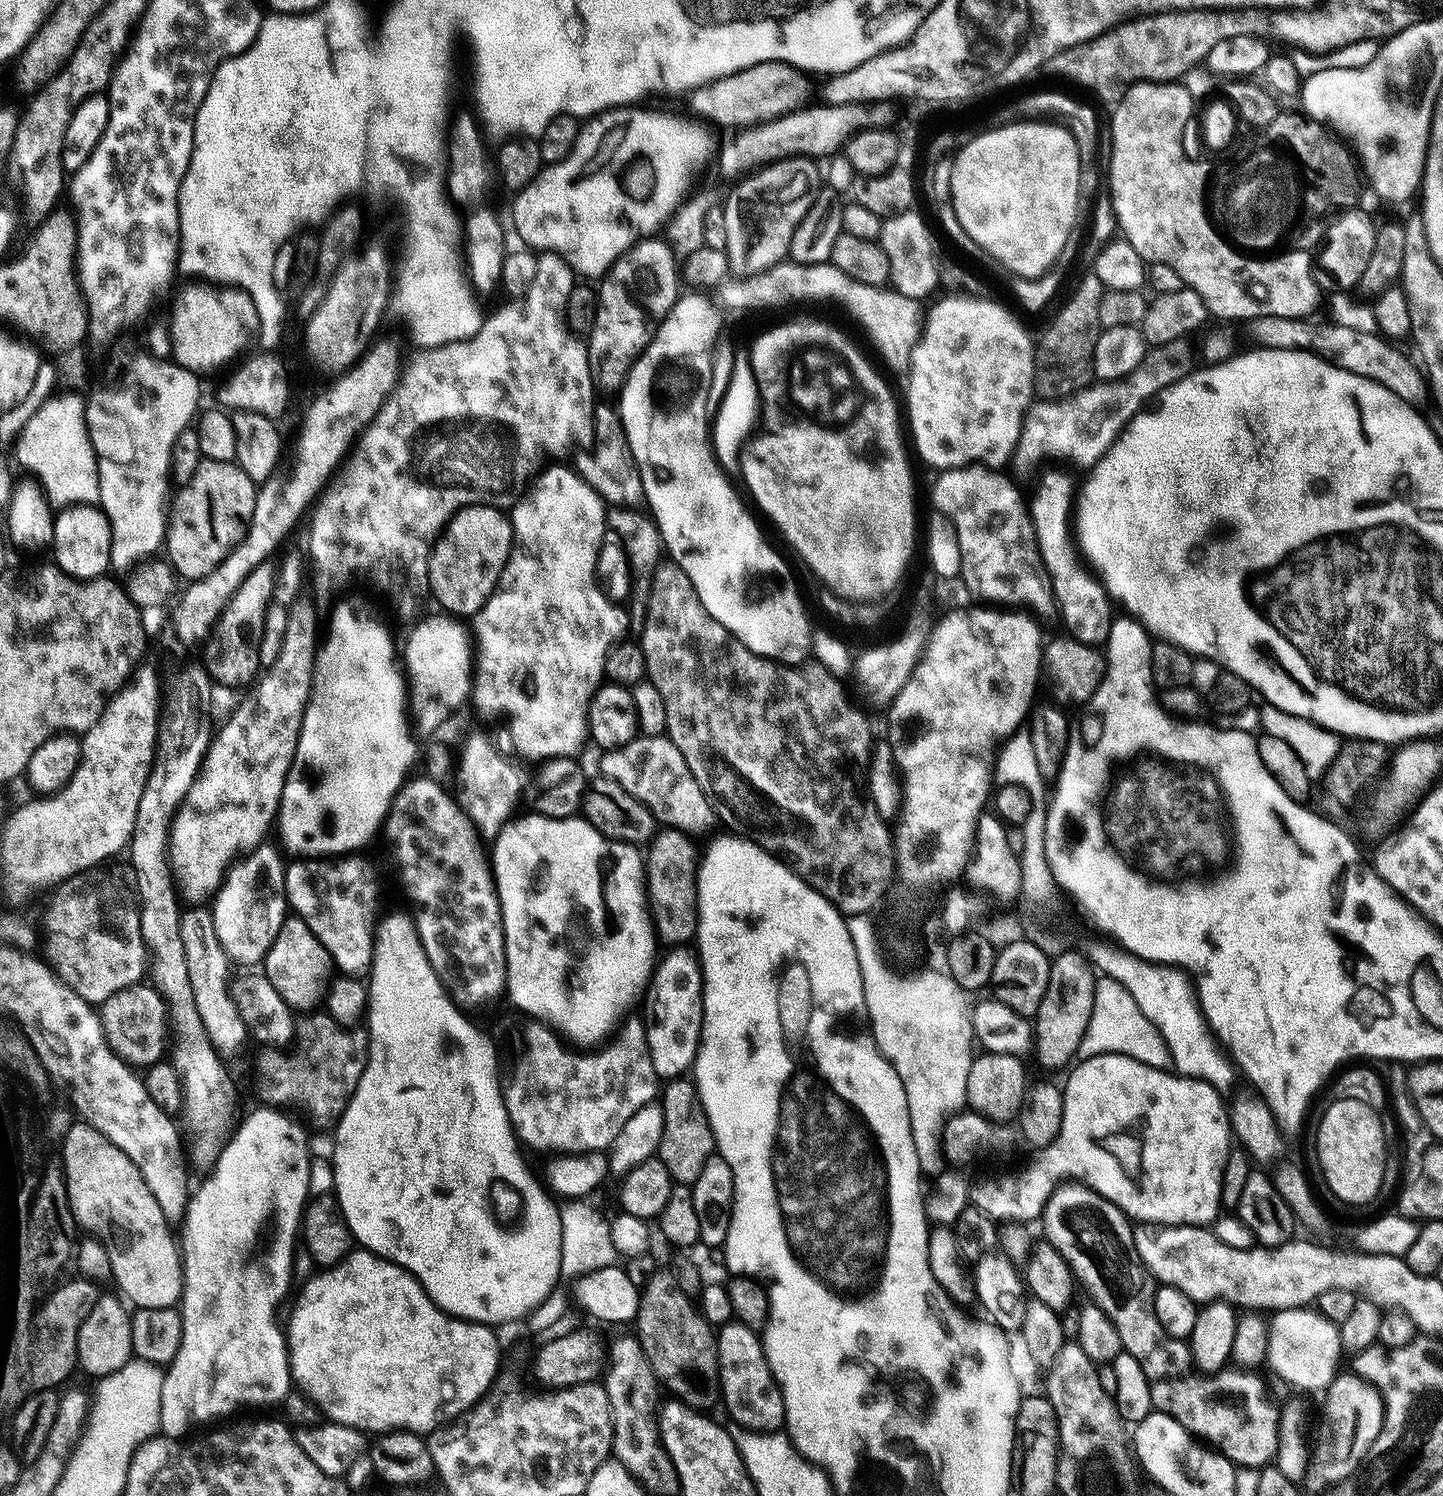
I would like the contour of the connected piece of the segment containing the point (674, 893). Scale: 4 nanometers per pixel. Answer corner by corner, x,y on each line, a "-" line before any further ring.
664,826
657,831
646,852
650,865
650,896
654,901
658,934
668,946
687,945
696,935
696,876
700,873
702,859
701,853
696,853
696,844
697,841
687,832

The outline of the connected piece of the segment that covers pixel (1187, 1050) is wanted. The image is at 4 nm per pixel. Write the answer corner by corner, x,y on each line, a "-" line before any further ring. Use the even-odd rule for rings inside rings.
1097,947
1093,951
1091,963
1103,975
1120,982
1134,996
1139,1009
1161,1032
1169,1048
1171,1067
1179,1075
1206,1082
1221,1094
1233,1091
1233,1061
1212,1035
1208,1019
1200,1008
1193,981
1187,972
1173,968
1170,964
1153,964
1150,960
1140,960
1128,951
1113,950
1111,947

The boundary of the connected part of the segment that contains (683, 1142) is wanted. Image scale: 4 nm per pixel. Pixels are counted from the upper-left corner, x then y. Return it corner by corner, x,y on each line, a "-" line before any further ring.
688,1078
667,1081
662,1088
664,1105
664,1130
660,1139
658,1157
676,1184
693,1185
706,1165
706,1160
713,1156
716,1139
708,1121
702,1098
695,1083

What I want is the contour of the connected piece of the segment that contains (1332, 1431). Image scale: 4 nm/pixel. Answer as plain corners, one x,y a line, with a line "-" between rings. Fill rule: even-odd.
1351,1370
1341,1371
1331,1384
1328,1385
1324,1396
1324,1420
1326,1424
1326,1432
1322,1436
1322,1440
1313,1447
1310,1458
1311,1475
1318,1478
1330,1478
1329,1480
1344,1479
1352,1473
1364,1456
1366,1450
1373,1444
1374,1438
1384,1427
1384,1400
1380,1396
1380,1392
1370,1381
1364,1380

